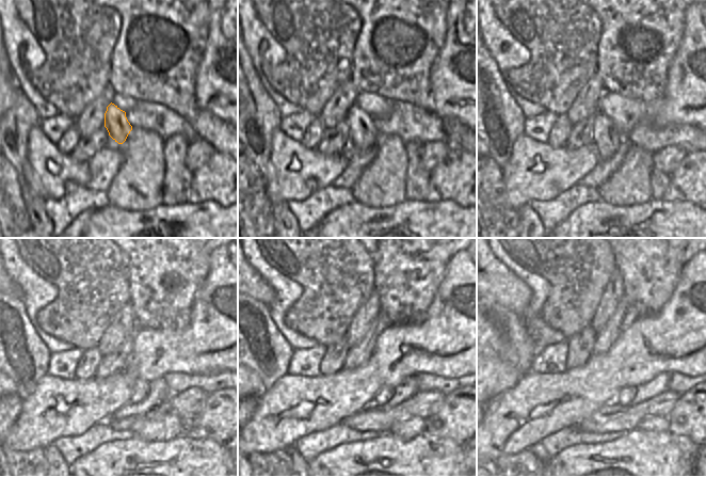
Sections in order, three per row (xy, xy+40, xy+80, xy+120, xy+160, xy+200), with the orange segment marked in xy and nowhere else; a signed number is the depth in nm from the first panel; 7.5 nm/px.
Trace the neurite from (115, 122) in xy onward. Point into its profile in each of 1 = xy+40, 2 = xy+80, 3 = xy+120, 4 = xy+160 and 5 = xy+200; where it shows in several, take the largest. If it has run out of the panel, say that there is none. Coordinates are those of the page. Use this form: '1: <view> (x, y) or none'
1: xy+40 (364, 136)
2: xy+80 (606, 139)
3: xy+120 (141, 390)
4: xy+160 (385, 394)
5: xy+200 (625, 397)

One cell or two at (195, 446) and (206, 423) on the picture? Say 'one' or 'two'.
two

